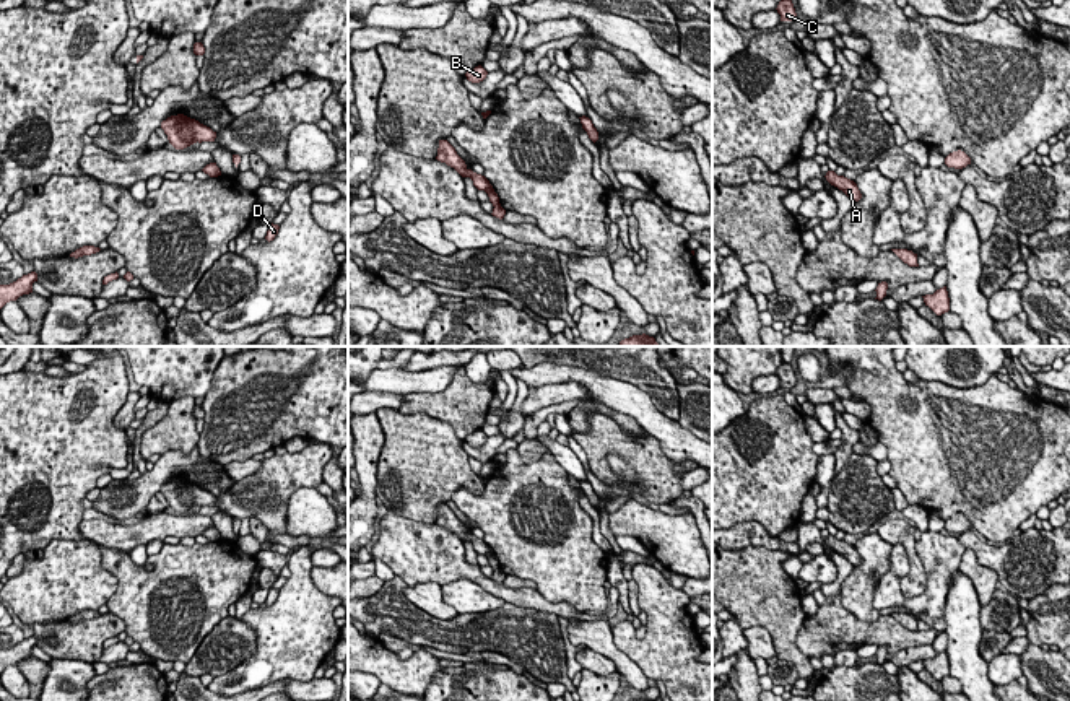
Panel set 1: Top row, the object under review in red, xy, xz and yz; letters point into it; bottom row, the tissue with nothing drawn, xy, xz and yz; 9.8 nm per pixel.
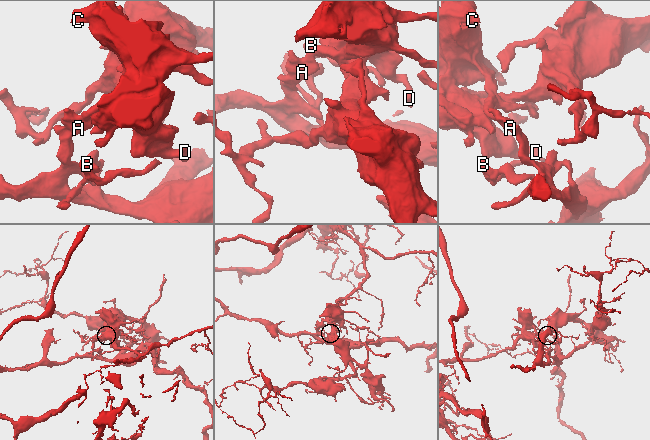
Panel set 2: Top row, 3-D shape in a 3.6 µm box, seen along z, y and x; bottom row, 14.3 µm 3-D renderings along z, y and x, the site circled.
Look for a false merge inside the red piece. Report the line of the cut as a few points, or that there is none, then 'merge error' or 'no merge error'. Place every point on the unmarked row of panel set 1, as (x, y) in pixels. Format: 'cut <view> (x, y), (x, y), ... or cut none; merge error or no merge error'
cut xz (464, 526), (456, 534); merge error

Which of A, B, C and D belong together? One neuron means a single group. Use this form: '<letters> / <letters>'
A C D / B

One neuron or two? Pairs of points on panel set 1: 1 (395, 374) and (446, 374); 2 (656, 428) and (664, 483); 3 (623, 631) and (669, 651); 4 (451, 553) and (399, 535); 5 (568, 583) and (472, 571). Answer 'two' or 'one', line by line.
1: one
2: two
3: one
4: one
5: two

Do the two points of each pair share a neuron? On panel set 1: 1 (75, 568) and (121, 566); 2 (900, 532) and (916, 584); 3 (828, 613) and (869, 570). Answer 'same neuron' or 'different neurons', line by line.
1: different neurons
2: same neuron
3: different neurons

